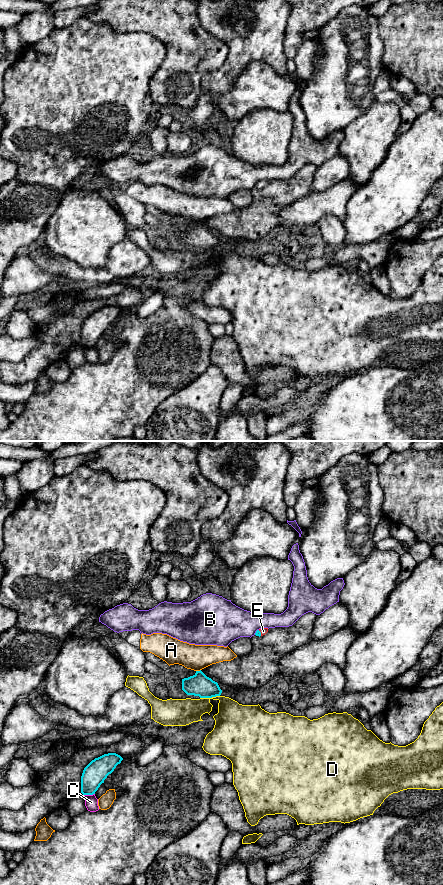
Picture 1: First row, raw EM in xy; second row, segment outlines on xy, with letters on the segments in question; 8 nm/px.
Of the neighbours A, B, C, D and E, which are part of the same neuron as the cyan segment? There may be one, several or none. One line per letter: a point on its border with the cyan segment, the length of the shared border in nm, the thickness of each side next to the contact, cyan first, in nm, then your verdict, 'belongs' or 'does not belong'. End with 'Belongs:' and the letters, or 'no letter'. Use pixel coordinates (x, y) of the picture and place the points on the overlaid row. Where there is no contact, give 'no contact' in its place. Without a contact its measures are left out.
A: contact xy (198, 671); length 40 nm; calibres 180 and 200 nm; does not belong
B: contact xy (256, 632); length 60 nm; calibres 50 and 300 nm; does not belong
C: contact xy (89, 794); length 90 nm; calibres 190 and 110 nm; does not belong
D: contact xy (209, 697); length 160 nm; calibres 180 and 260 nm; does not belong
E: contact xy (260, 633); length 50 nm; calibres 50 and 50 nm; belongs
Belongs: E

